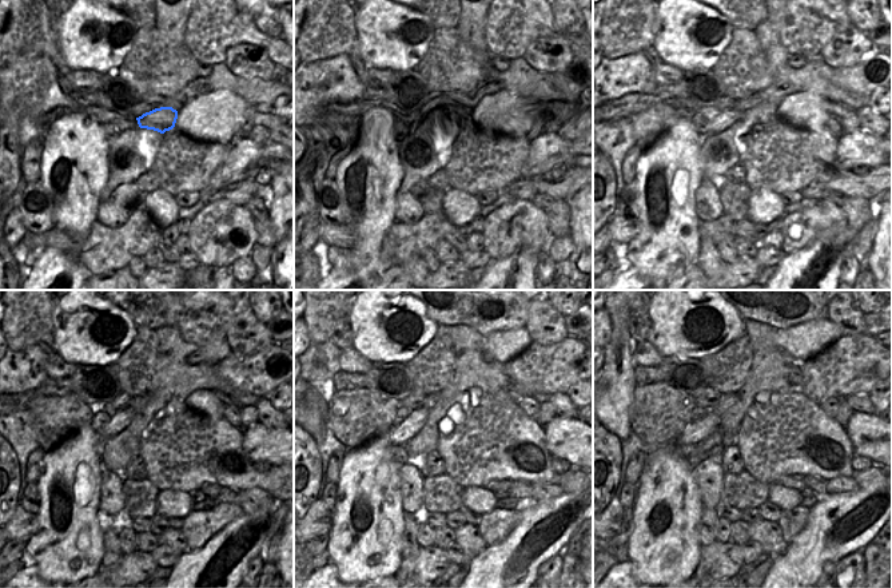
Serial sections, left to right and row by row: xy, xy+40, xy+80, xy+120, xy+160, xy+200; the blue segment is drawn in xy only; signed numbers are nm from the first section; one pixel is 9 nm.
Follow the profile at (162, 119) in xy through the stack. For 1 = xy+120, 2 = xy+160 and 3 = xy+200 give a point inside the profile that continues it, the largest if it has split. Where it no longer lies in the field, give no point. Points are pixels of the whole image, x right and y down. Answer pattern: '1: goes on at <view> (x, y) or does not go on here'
1: goes on at xy+120 (122, 418)
2: goes on at xy+160 (399, 434)
3: goes on at xy+200 (695, 433)

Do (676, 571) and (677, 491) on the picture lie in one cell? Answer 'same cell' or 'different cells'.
same cell

